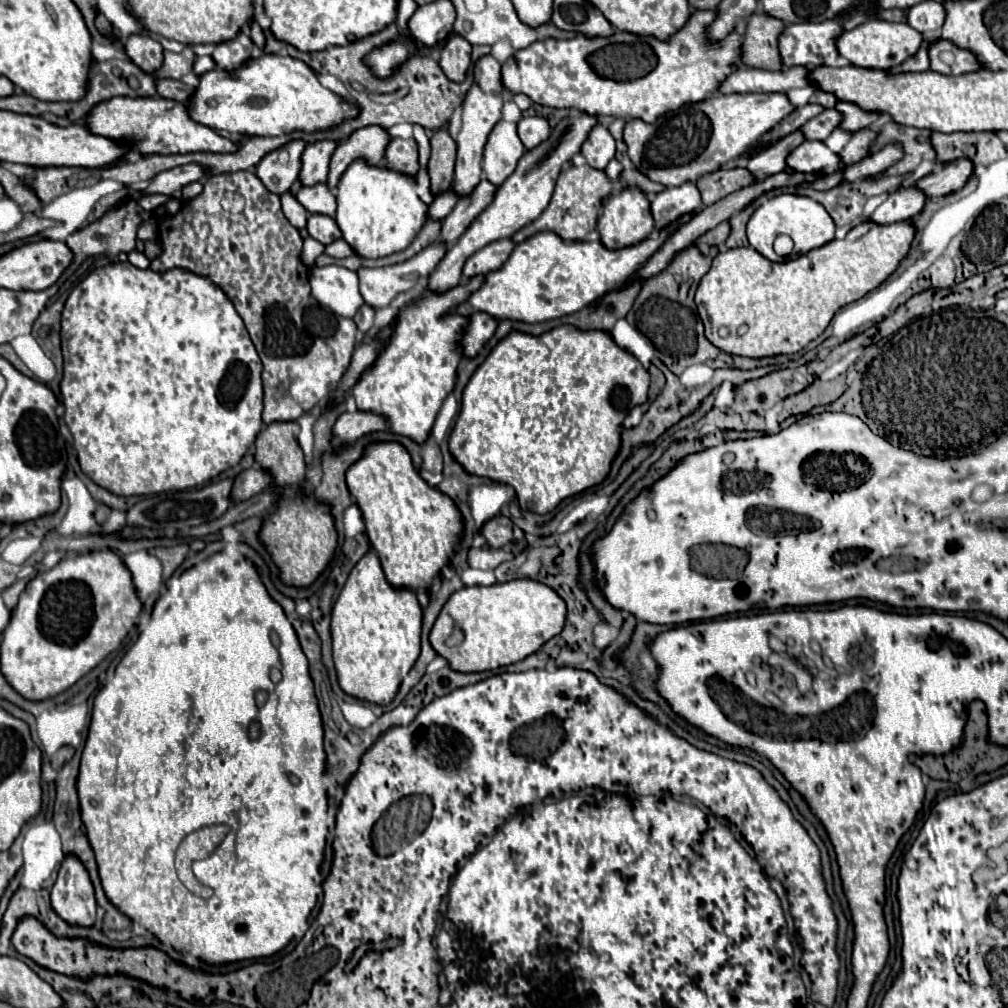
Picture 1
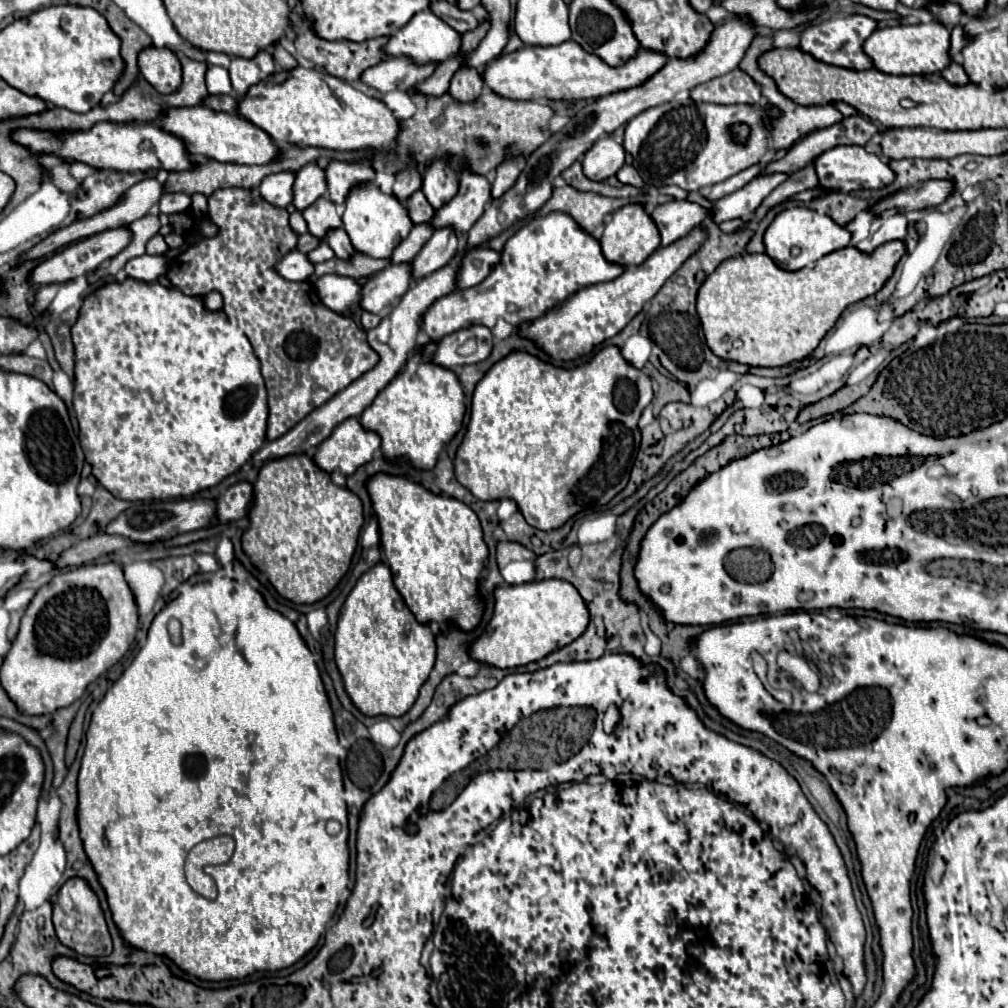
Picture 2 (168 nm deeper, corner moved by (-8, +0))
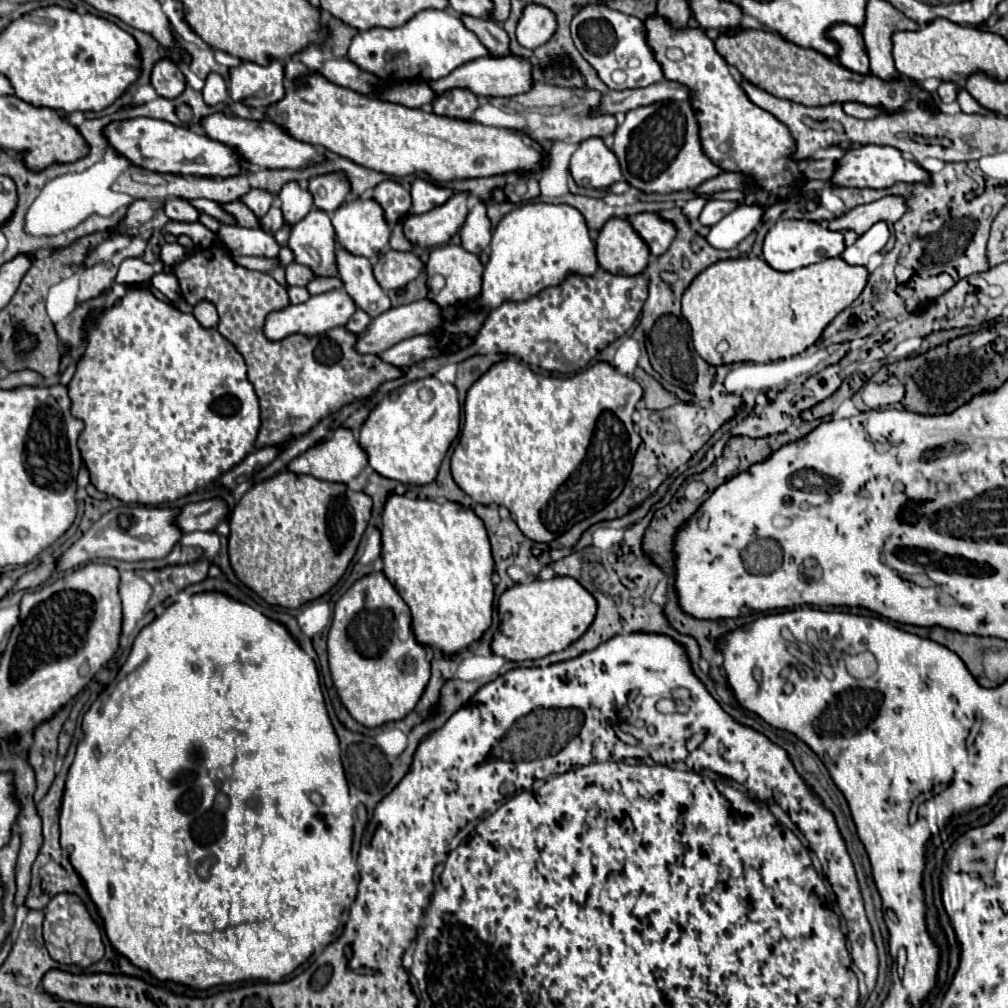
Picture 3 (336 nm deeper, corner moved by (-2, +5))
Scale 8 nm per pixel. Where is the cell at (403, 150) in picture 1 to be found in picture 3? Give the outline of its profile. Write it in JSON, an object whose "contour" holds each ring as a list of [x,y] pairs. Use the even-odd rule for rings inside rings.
{"contour":[[[390,179],[382,181],[382,185],[374,189],[374,199],[382,205],[386,219],[390,223],[396,223],[402,215],[410,213],[410,207],[412,207],[410,191],[398,181],[390,181]]]}

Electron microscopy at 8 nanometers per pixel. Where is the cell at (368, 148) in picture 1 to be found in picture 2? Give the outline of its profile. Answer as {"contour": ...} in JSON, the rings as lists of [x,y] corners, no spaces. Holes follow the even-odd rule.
{"contour":[[[364,160],[360,164],[352,162],[330,162],[326,166],[326,184],[328,184],[328,198],[334,204],[344,204],[350,190],[356,186],[364,186],[374,180],[374,170]]]}

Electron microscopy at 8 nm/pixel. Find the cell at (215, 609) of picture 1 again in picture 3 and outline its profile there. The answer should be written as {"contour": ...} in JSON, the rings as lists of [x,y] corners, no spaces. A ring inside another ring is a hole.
{"contour":[[[185,590],[180,592],[178,599],[166,607],[162,615],[138,633],[128,661],[86,711],[82,731],[84,739],[76,747],[76,757],[66,779],[60,813],[60,841],[62,847],[70,851],[70,861],[96,903],[104,919],[106,935],[118,953],[126,955],[136,967],[150,971],[160,981],[176,981],[194,989],[208,989],[244,979],[268,979],[270,983],[278,983],[314,951],[320,951],[330,943],[328,935],[338,927],[342,907],[356,885],[354,877],[358,873],[352,859],[352,807],[348,803],[350,795],[340,761],[338,737],[326,713],[316,665],[282,623],[264,617],[254,607],[220,591],[204,591],[196,595],[189,595]],[[314,791],[324,797],[322,805],[310,801],[310,793]],[[218,793],[228,797],[228,805],[224,813],[212,815]],[[204,855],[216,855],[208,881],[202,881],[194,873],[196,863],[204,859]]]}

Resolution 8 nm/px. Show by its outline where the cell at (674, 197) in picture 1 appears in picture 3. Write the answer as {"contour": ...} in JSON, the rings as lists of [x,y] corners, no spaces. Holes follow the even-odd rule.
{"contour":[[[638,213],[628,219],[646,241],[652,255],[662,255],[676,237],[674,223],[662,219],[658,213]]]}

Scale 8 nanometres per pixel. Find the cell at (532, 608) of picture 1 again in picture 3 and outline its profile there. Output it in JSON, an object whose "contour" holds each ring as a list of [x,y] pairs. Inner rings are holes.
{"contour":[[[572,577],[520,583],[506,589],[498,601],[500,629],[492,639],[492,653],[508,661],[540,659],[568,647],[584,635],[596,613],[594,597]]]}

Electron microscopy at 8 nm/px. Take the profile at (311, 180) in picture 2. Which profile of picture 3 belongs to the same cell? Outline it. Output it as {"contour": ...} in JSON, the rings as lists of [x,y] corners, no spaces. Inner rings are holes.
{"contour":[[[288,181],[282,189],[280,189],[280,209],[284,213],[284,221],[288,225],[298,223],[302,217],[308,215],[308,211],[312,209],[312,197],[310,191],[304,189],[298,181]]]}

